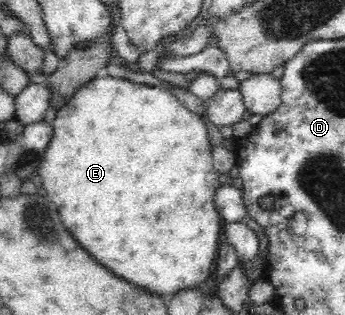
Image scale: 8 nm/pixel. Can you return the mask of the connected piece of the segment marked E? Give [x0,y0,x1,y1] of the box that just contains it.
[36,74,222,298]

